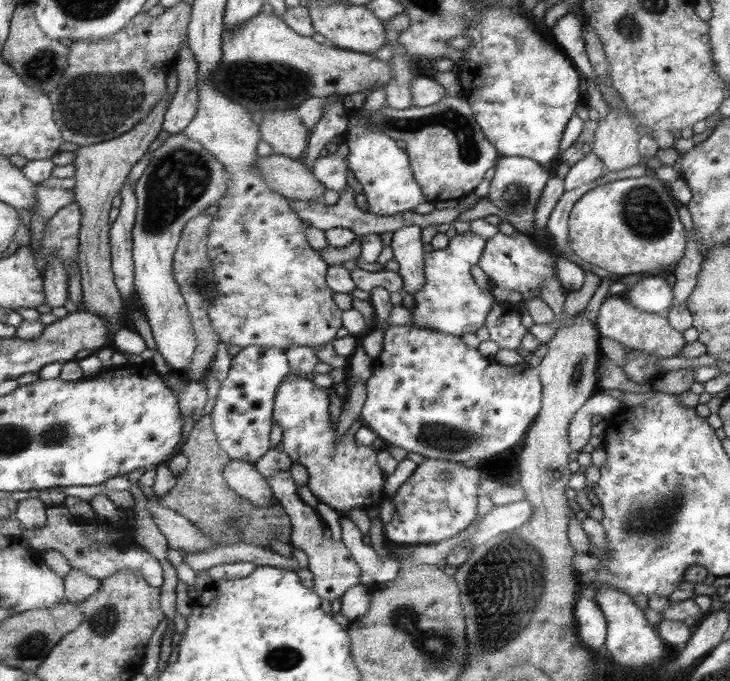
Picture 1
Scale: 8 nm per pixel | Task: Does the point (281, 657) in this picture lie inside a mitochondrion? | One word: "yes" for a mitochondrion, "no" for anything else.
yes

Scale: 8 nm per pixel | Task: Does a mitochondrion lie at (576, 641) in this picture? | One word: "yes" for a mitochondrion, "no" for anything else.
no

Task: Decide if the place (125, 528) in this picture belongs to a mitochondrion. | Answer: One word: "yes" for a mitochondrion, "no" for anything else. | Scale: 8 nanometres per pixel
no

